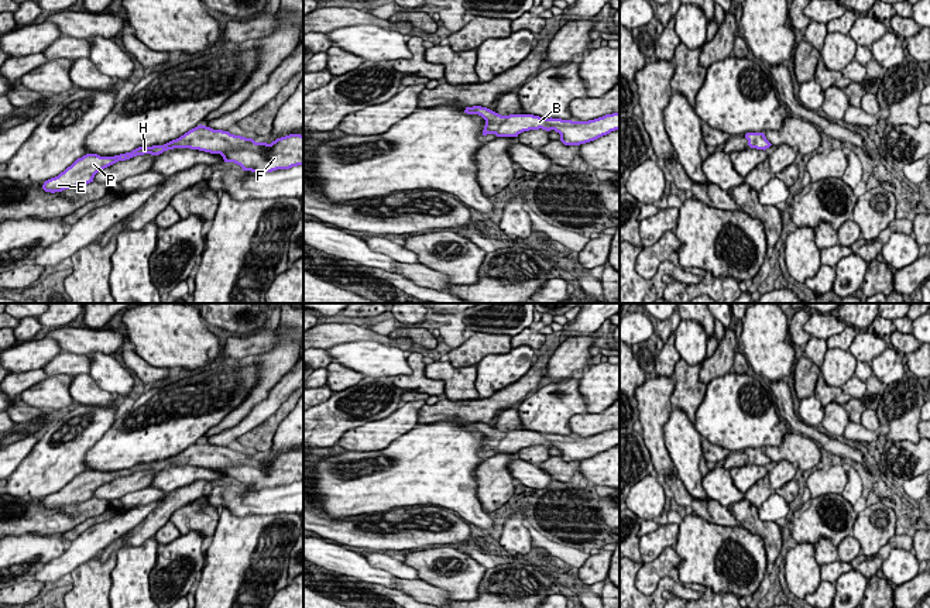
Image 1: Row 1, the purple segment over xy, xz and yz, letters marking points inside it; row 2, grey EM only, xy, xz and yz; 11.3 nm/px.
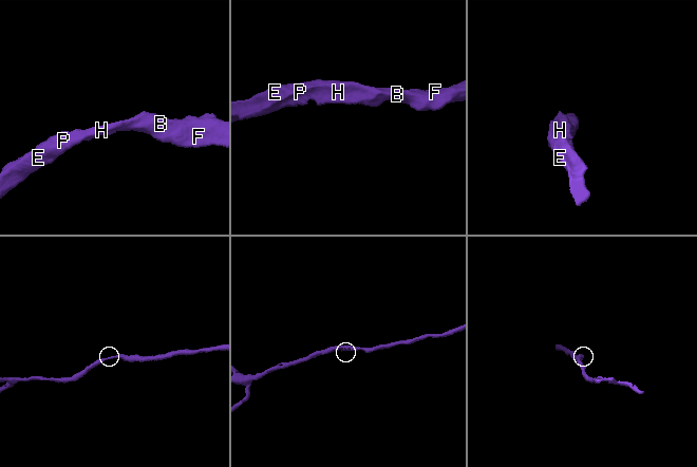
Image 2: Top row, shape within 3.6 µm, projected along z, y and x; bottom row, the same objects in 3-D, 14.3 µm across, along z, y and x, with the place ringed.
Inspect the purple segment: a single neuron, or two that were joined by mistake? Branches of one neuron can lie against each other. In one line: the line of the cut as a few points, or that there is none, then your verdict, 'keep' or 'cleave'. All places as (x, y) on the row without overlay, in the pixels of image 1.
cut none; keep

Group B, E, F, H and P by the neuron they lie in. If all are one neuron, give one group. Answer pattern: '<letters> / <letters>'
B E F H P

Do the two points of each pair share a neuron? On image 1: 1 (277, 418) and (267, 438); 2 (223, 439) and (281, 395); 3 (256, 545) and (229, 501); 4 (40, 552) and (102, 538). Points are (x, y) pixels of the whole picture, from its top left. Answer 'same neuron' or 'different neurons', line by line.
1: same neuron
2: same neuron
3: different neurons
4: different neurons

